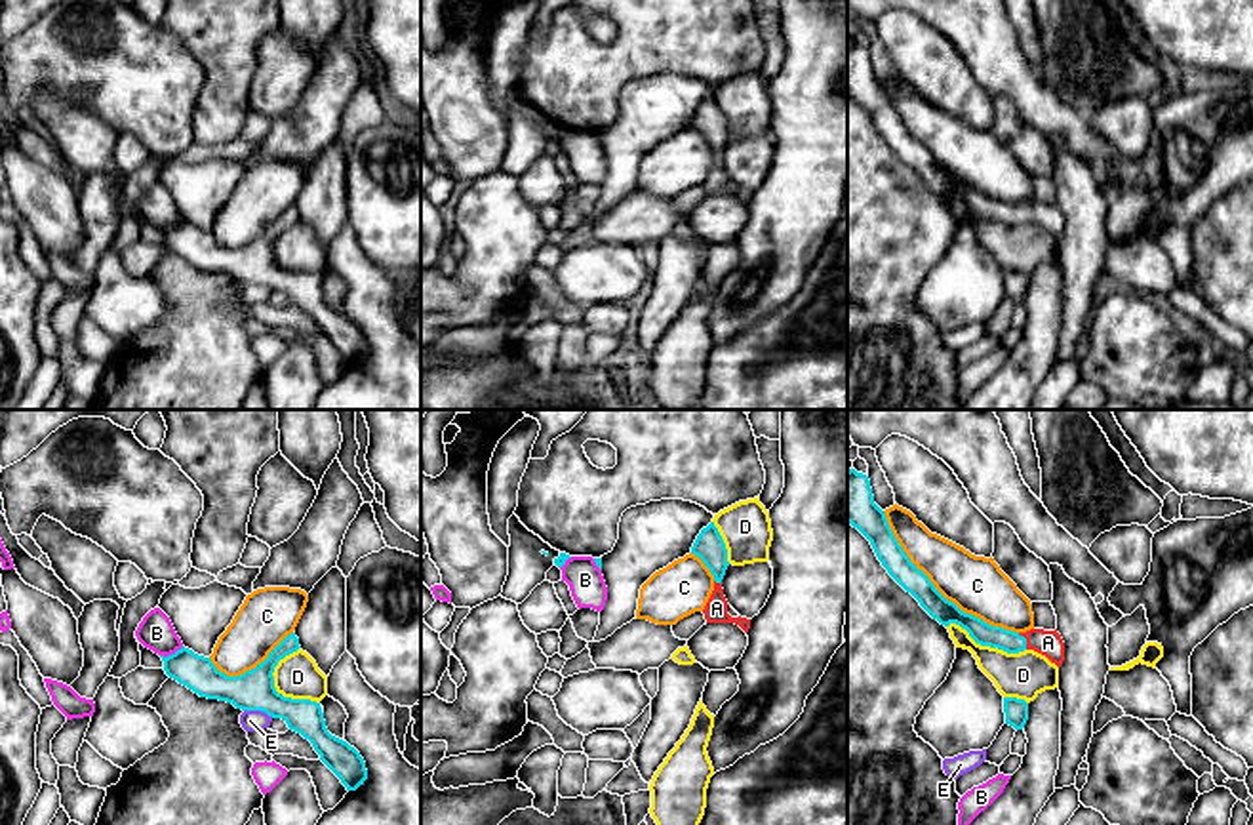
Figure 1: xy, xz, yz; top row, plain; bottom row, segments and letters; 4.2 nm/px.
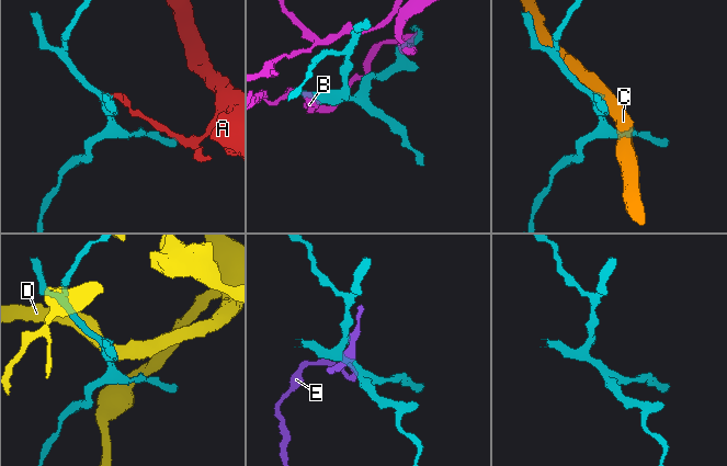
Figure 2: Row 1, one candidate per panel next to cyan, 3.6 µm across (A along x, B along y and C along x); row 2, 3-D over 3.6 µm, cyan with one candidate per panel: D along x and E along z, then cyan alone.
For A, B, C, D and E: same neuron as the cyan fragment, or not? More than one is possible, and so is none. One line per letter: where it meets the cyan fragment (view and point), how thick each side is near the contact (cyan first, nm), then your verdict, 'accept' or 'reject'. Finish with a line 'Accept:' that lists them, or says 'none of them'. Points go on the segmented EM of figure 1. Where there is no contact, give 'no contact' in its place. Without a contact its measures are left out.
A: contact yz (1025, 641); calibres 90 and 110 nm; accept
B: contact xy (172, 654); calibres 150 and 150 nm; reject
C: contact yz (937, 591); calibres 110 and 240 nm; reject
D: contact xy (273, 686); calibres 170 and 190 nm; reject
E: contact xy (259, 709); calibres 170 and 90 nm; reject
Accept: A

